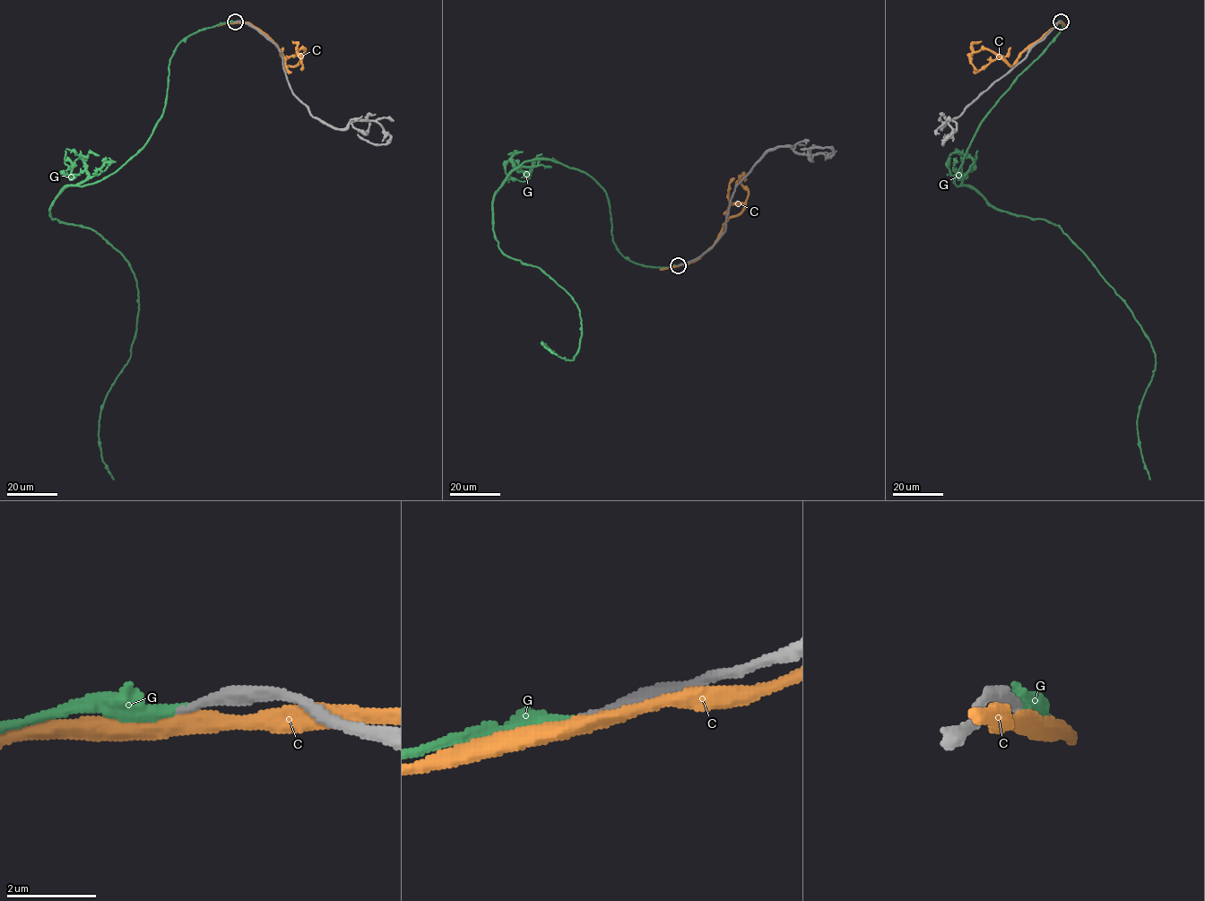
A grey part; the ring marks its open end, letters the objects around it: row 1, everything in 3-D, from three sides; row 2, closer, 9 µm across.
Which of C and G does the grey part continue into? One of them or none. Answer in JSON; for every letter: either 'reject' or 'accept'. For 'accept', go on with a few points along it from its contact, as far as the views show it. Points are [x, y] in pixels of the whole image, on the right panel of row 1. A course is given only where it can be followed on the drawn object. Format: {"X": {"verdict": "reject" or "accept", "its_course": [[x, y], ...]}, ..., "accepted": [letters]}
{"C": {"verdict": "reject"}, "G": {"verdict": "accept", "its_course": [[1061, 21], [979, 125], [954, 183], [996, 208], [1057, 225], [1131, 312], [1156, 358], [1137, 423], [1149, 480]]}, "accepted": ["G"]}

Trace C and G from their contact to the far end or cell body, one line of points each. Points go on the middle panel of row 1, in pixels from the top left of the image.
C: (678, 265), (700, 257), (713, 245), (726, 220), (738, 215), (748, 196), (741, 177), (743, 175), (745, 181)
G: (678, 265), (619, 251), (590, 175), (518, 166), (492, 229), (579, 308), (573, 360), (541, 342), (557, 354)

